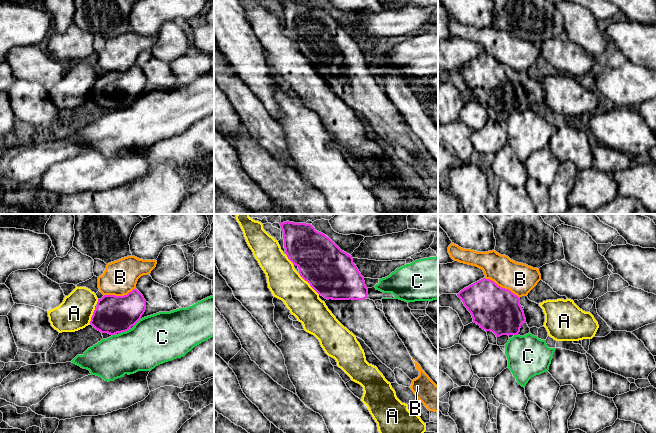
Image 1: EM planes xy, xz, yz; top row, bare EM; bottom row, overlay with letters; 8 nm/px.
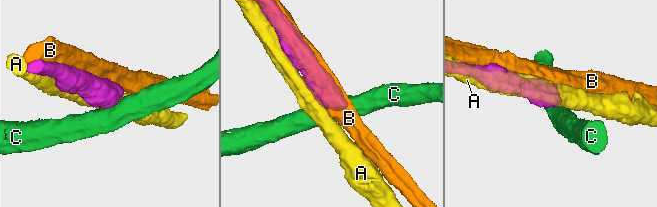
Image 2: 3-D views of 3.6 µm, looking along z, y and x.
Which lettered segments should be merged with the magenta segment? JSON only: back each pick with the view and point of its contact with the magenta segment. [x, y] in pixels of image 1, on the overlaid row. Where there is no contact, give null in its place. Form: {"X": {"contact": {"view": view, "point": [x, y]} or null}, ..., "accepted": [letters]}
{"accepted": []}

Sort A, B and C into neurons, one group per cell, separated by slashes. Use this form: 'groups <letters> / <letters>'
groups A / B / C

